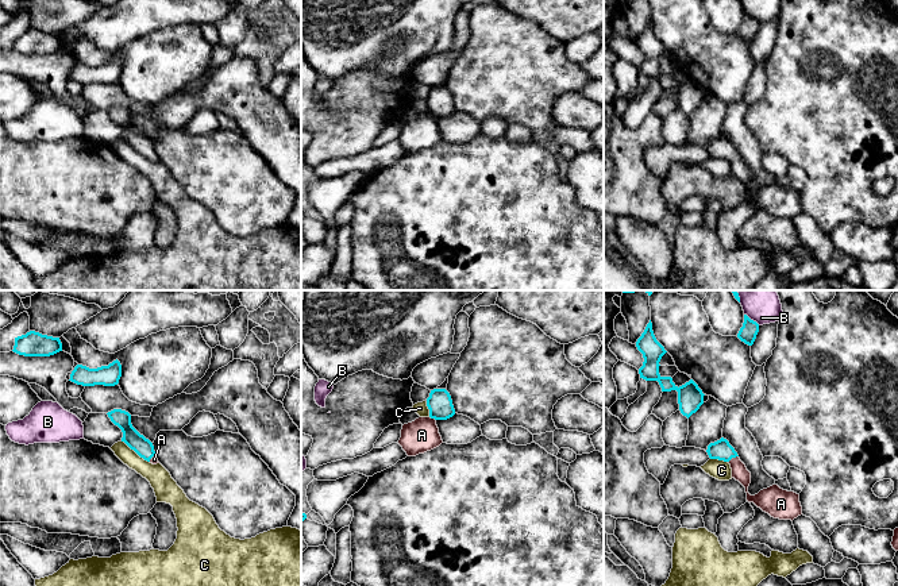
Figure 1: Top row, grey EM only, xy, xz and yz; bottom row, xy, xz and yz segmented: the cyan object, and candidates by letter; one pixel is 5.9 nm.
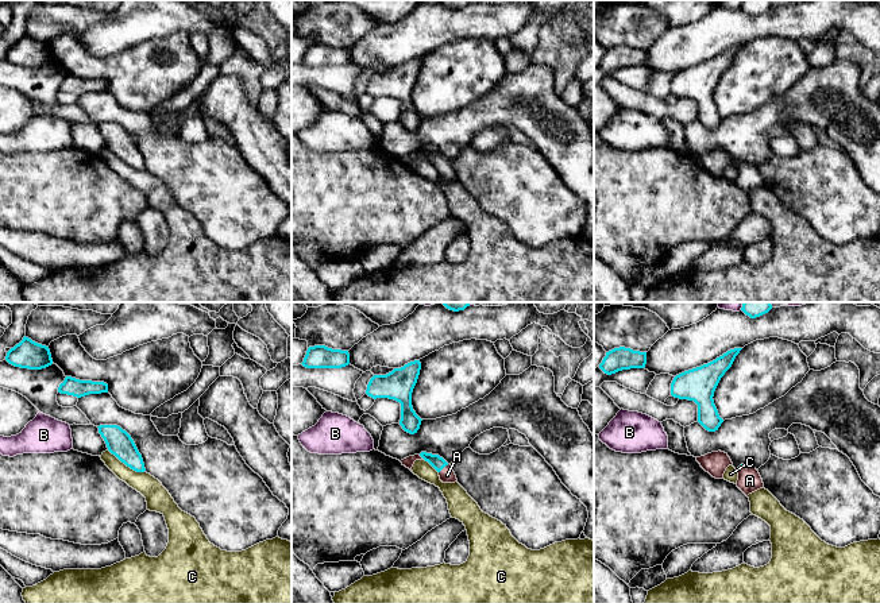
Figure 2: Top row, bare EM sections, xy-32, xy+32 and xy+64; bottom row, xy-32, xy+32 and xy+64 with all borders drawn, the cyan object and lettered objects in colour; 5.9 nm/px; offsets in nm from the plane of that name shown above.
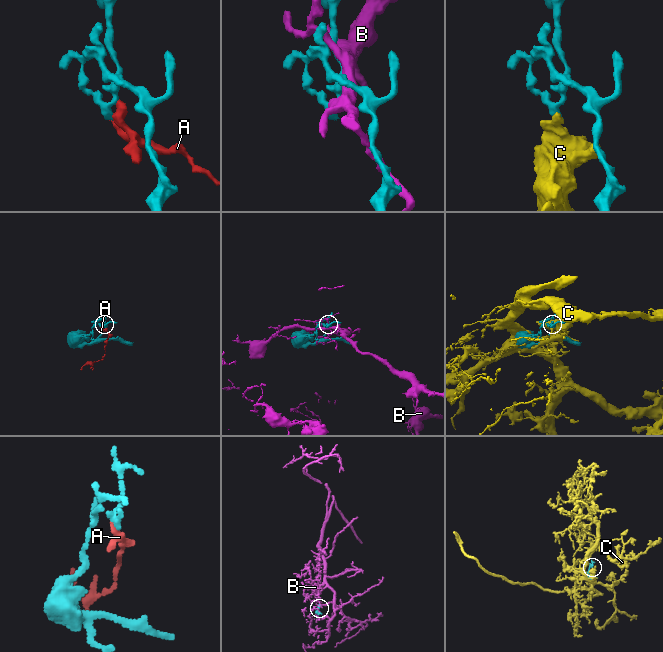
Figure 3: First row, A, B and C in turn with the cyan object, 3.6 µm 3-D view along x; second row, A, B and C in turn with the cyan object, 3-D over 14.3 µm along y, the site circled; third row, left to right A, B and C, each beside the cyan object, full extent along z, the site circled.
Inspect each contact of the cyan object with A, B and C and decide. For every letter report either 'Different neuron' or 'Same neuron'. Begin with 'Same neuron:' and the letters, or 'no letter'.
Same neuron: A
A: Same neuron
B: Different neuron
C: Different neuron

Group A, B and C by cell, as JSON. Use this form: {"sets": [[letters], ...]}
{"sets": [["A"], ["B"], ["C"]]}

